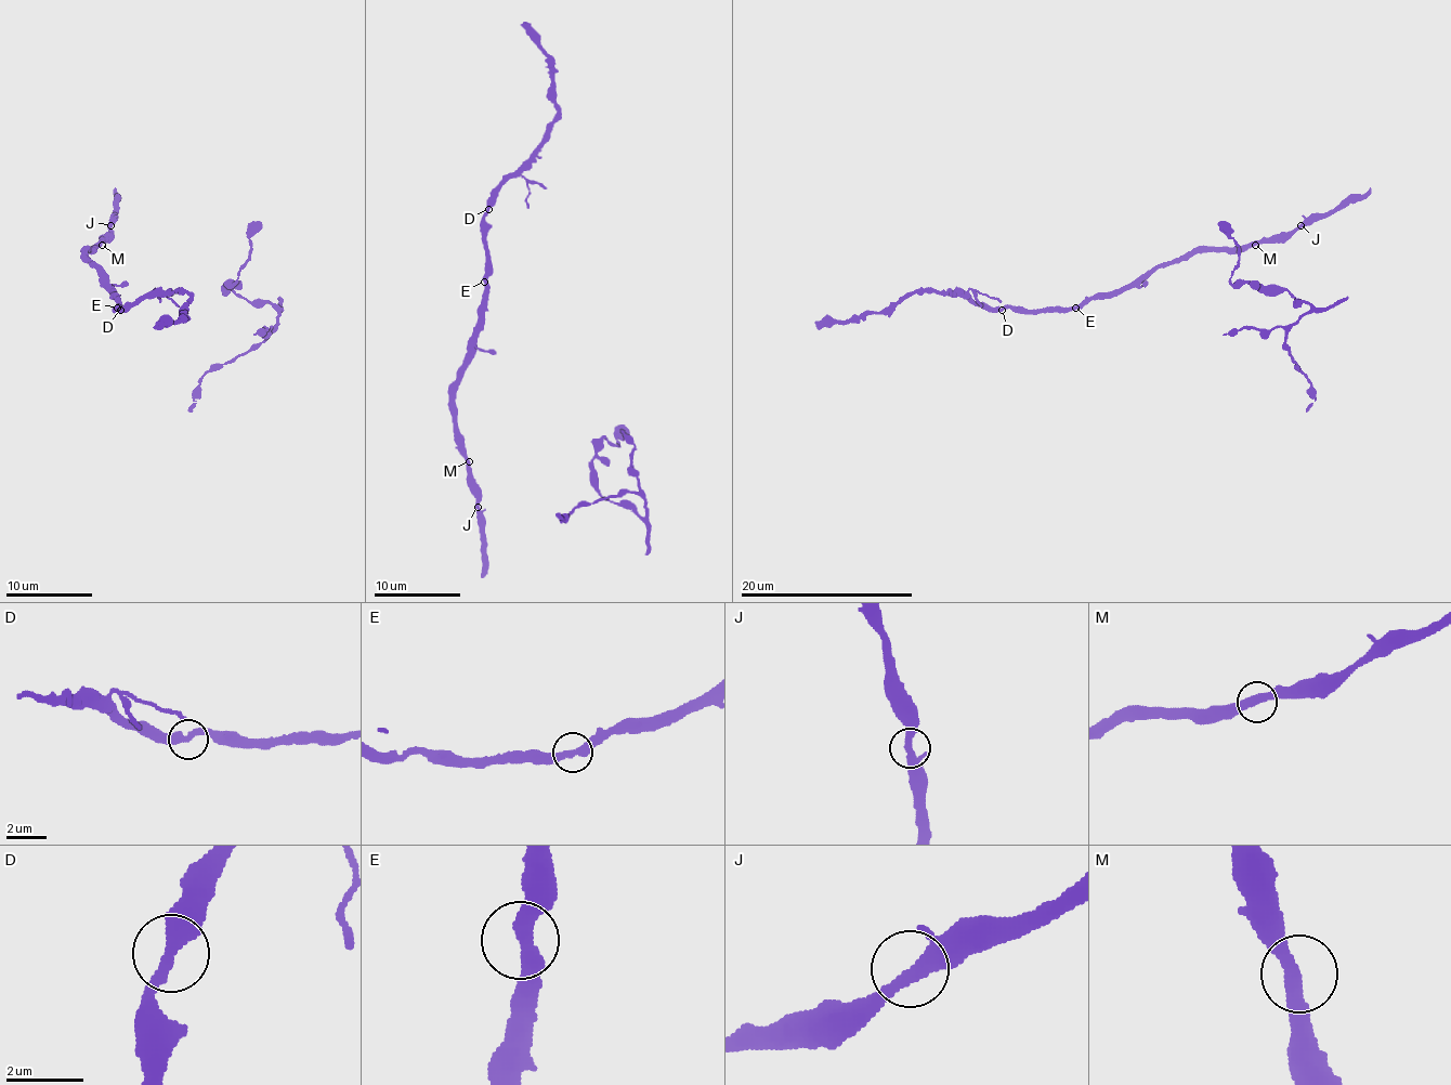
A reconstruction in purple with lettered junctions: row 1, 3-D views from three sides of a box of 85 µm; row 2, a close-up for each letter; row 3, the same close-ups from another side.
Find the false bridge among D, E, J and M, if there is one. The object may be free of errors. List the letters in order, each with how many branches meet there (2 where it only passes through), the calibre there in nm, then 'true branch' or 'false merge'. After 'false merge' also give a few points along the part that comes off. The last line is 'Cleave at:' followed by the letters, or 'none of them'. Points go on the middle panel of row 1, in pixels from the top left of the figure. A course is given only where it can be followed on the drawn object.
D: 2 branches meet; 380 nm thick; true branch
E: 2 branches meet; 380 nm thick; true branch
J: 2 branches meet; 360 nm thick; true branch
M: 2 branches meet; 400 nm thick; true branch
Cleave at: none of them

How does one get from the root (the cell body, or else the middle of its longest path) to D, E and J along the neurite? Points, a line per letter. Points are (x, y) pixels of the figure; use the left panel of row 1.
D: (89, 249), (87, 256), (100, 269), (119, 301), (117, 310), (121, 310)
E: (89, 249), (87, 256), (115, 292), (117, 308)
J: (89, 249), (108, 232), (110, 225)

